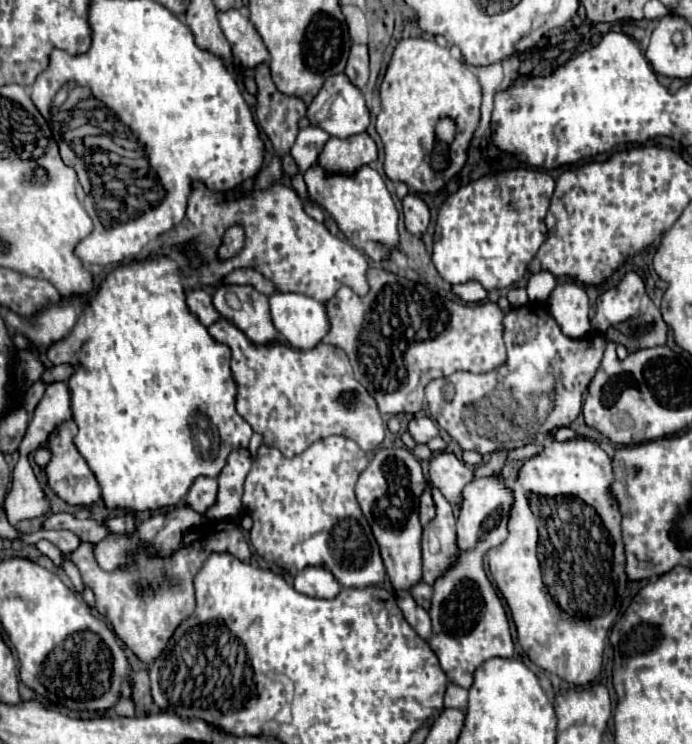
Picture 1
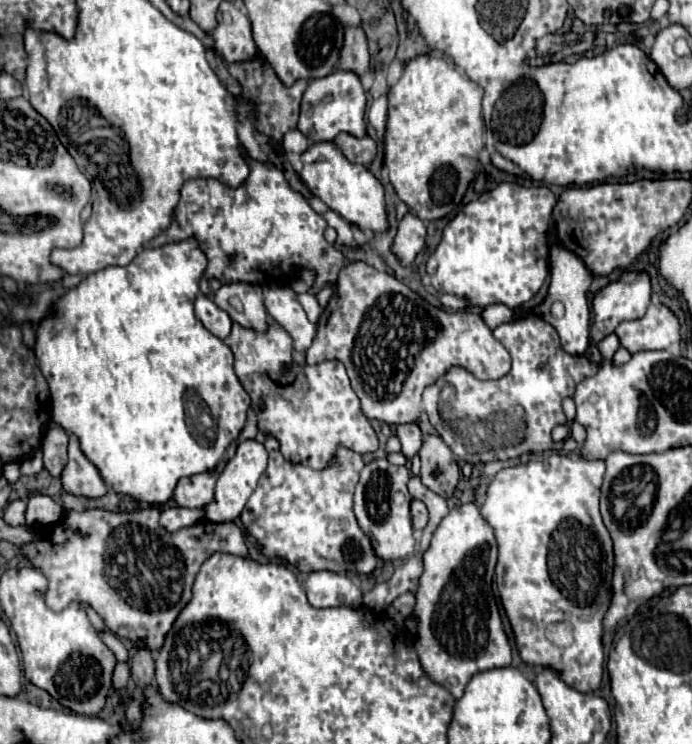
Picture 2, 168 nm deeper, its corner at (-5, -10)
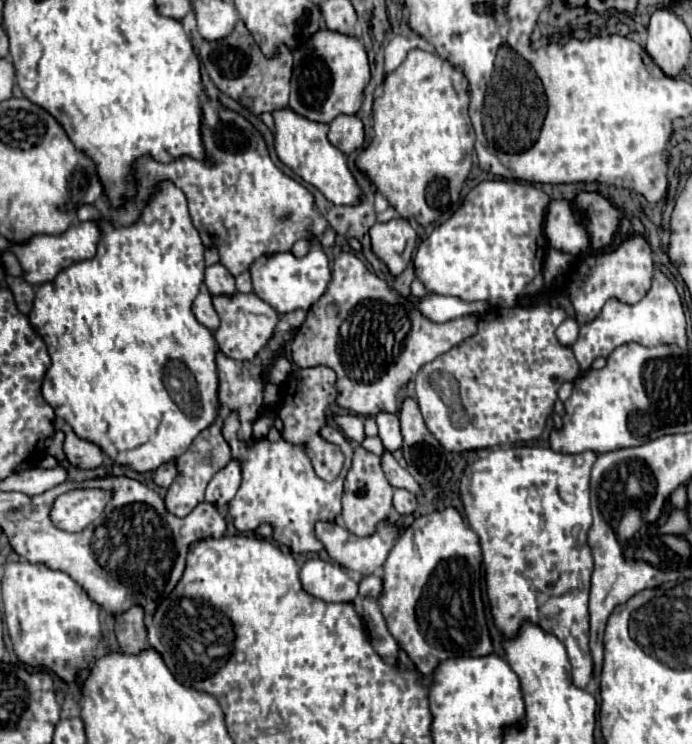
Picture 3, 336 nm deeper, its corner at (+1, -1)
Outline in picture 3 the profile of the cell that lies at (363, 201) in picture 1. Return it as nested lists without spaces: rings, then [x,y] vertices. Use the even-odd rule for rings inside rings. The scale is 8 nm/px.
[[[291,108],[273,112],[273,116],[275,116],[275,150],[279,160],[287,168],[291,168],[297,176],[301,176],[307,184],[315,186],[333,204],[343,204],[343,206],[361,204],[363,192],[347,166],[345,154],[327,140],[329,124],[319,124],[301,118],[299,114],[293,114]]]

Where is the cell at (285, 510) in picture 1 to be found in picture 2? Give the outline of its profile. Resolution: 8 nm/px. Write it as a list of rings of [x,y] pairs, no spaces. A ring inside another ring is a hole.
[[[343,445],[337,447],[337,461],[331,465],[331,469],[323,471],[289,463],[283,459],[281,451],[271,451],[269,465],[261,475],[255,493],[249,497],[241,513],[241,523],[245,523],[245,529],[263,545],[265,557],[285,559],[287,563],[295,565],[299,571],[311,573],[311,571],[329,569],[335,573],[339,571],[349,573],[351,567],[351,573],[369,575],[375,569],[375,553],[371,541],[359,529],[357,519],[353,515],[353,489],[359,481],[361,469],[363,469],[361,455]]]

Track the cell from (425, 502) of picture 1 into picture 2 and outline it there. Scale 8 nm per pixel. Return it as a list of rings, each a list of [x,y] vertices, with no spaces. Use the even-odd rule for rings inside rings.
[[[411,501],[411,523],[413,523],[413,529],[423,529],[427,525],[427,519],[429,519],[429,513],[427,513],[427,507],[425,503],[421,501]]]

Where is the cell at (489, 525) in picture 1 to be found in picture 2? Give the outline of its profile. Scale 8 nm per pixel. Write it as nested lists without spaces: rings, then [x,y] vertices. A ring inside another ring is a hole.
[[[473,503],[459,505],[449,511],[449,515],[439,523],[435,535],[431,537],[431,547],[423,553],[423,575],[419,577],[419,587],[415,591],[415,611],[411,617],[417,623],[417,643],[415,651],[425,675],[443,685],[455,699],[463,695],[467,681],[487,669],[507,667],[511,663],[511,645],[501,627],[499,609],[491,591],[493,571],[497,563],[497,543],[493,529],[481,517]]]

